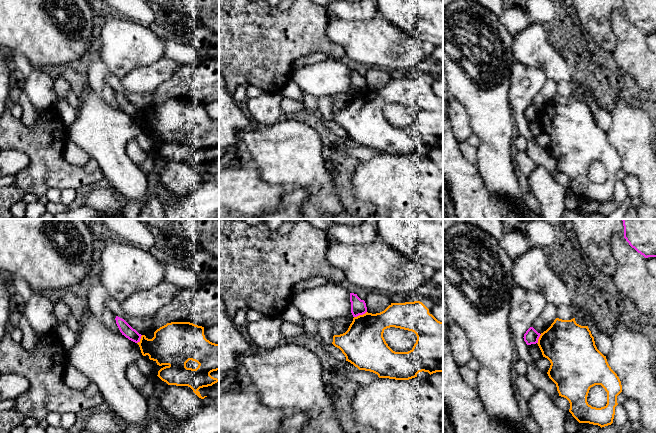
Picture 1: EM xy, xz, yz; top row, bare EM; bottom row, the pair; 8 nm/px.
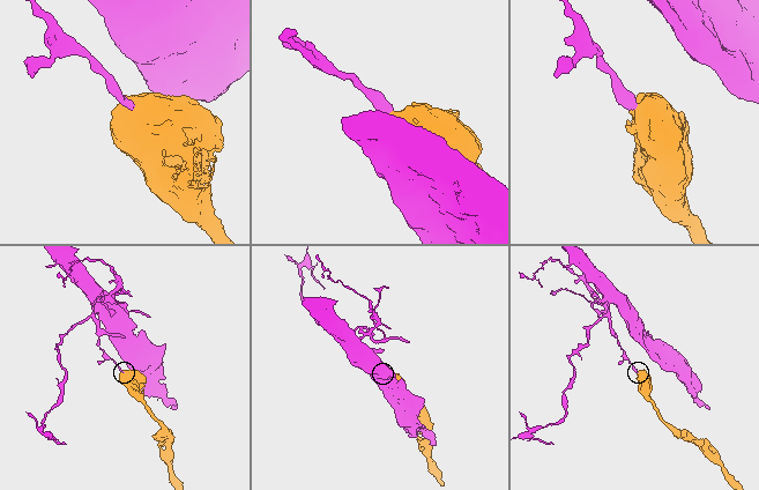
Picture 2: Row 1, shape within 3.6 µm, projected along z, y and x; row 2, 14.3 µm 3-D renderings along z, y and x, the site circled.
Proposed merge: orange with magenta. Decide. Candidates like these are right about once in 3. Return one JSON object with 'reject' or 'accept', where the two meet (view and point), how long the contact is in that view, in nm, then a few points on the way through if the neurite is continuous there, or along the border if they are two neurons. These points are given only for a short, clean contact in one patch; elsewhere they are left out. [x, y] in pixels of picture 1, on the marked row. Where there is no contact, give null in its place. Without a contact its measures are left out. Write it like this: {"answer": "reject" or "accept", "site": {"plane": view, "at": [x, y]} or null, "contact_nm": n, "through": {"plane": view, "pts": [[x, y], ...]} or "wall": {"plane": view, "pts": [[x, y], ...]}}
{"answer": "reject", "site": {"plane": "xz", "at": [360, 315]}, "contact_nm": 120, "wall": {"plane": "xz", "pts": [[366, 311], [354, 317]]}}

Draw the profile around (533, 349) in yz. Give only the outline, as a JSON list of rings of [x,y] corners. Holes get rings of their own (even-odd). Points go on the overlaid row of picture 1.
[[[537,343],[528,345],[528,352],[534,360],[537,360],[543,357],[542,352]]]

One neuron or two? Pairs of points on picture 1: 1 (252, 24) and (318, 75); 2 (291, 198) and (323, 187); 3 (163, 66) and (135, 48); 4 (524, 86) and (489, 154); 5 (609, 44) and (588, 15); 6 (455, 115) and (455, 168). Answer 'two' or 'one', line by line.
1: two
2: two
3: two
4: two
5: one
6: two

